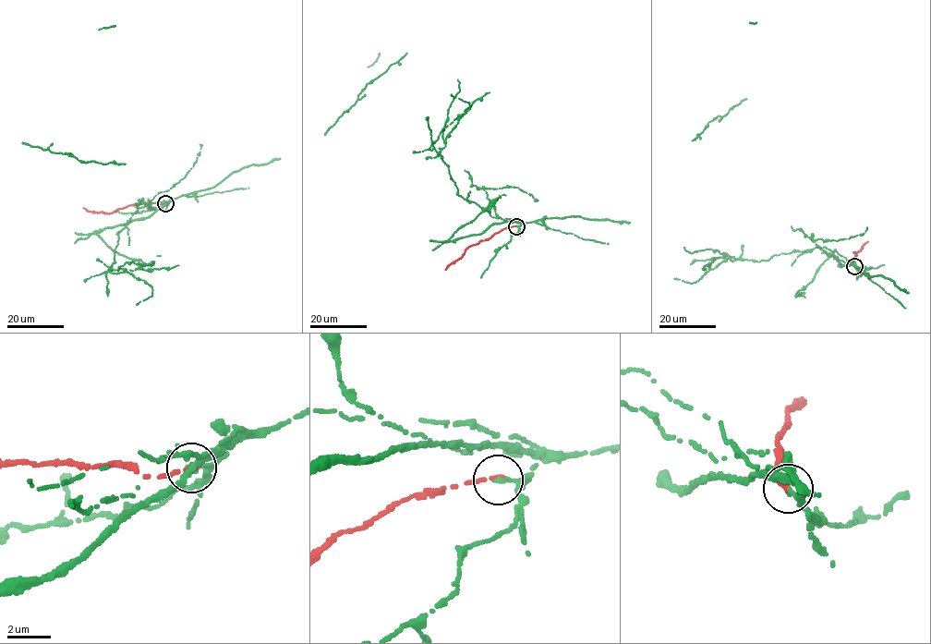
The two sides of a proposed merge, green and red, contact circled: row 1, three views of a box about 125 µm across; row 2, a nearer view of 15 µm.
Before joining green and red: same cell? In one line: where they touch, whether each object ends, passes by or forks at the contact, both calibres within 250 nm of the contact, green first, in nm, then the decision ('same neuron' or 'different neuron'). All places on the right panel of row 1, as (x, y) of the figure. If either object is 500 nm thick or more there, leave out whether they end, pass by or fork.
(854, 266) | green passes by | red ends | 180/190 nm | different neuron

